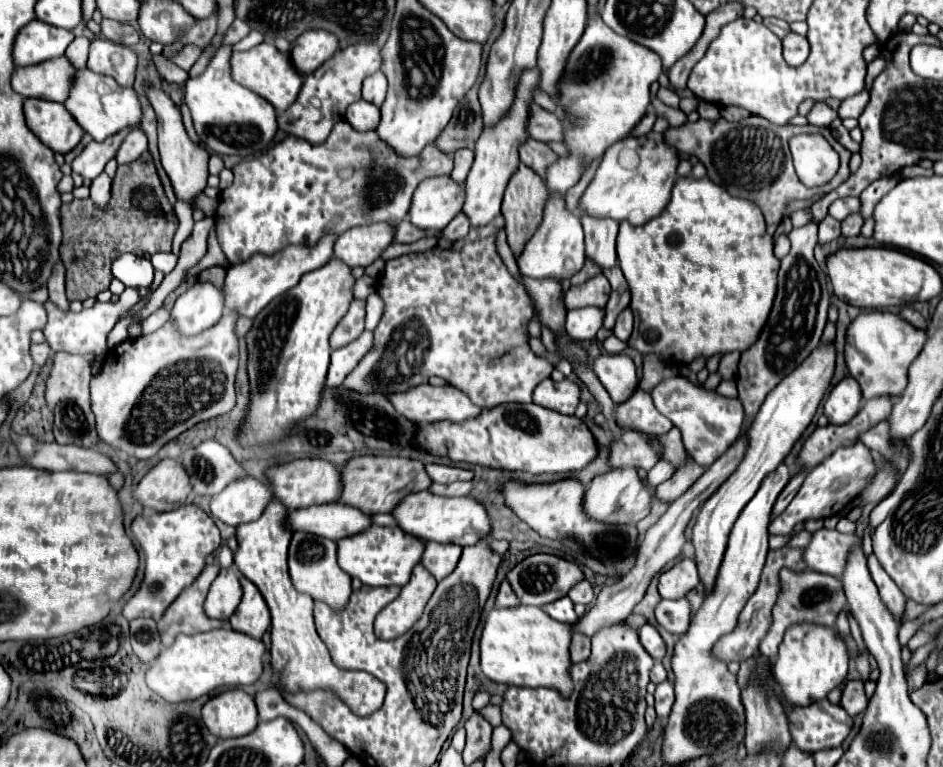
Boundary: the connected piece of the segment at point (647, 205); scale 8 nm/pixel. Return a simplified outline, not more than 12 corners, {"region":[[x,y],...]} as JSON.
{"region":[[662,133],[608,147],[580,197],[594,219],[644,225],[664,211],[676,149]]}

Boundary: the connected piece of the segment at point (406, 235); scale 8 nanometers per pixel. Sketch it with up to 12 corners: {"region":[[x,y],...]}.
{"region":[[408,219],[394,225],[396,243],[414,243],[426,233]]}

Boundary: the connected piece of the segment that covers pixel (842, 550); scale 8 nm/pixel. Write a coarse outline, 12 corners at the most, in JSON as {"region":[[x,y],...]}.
{"region":[[836,529],[812,533],[804,563],[840,577],[856,537]]}

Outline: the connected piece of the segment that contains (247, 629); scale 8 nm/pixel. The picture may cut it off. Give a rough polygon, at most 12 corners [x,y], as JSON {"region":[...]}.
{"region":[[240,575],[244,595],[230,617],[234,631],[260,641],[270,627],[268,605]]}

